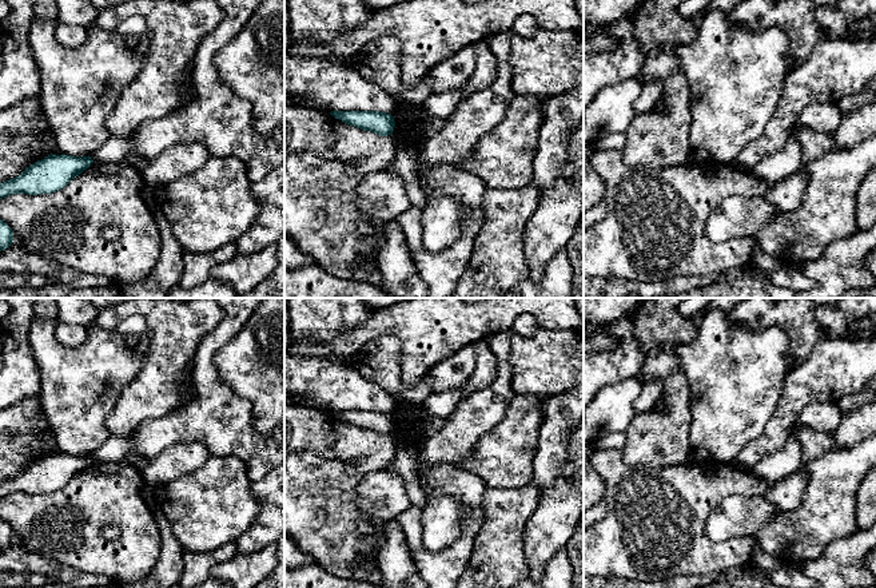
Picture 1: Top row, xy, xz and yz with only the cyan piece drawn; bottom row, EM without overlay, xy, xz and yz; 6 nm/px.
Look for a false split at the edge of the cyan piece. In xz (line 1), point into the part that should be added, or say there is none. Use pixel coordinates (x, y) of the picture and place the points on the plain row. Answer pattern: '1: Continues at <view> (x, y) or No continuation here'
1: No continuation here

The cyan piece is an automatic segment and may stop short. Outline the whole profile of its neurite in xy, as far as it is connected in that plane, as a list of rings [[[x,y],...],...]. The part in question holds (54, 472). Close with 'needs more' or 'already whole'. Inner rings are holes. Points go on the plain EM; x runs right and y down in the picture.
[[[48,454],[19,476],[0,482],[0,498],[12,493],[51,493],[64,488],[93,462],[91,456]]] | already whole

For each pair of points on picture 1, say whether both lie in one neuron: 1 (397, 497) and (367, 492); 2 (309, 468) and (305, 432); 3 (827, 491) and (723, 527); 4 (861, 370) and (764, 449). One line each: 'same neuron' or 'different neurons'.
1: same neuron
2: different neurons
3: same neuron
4: same neuron

